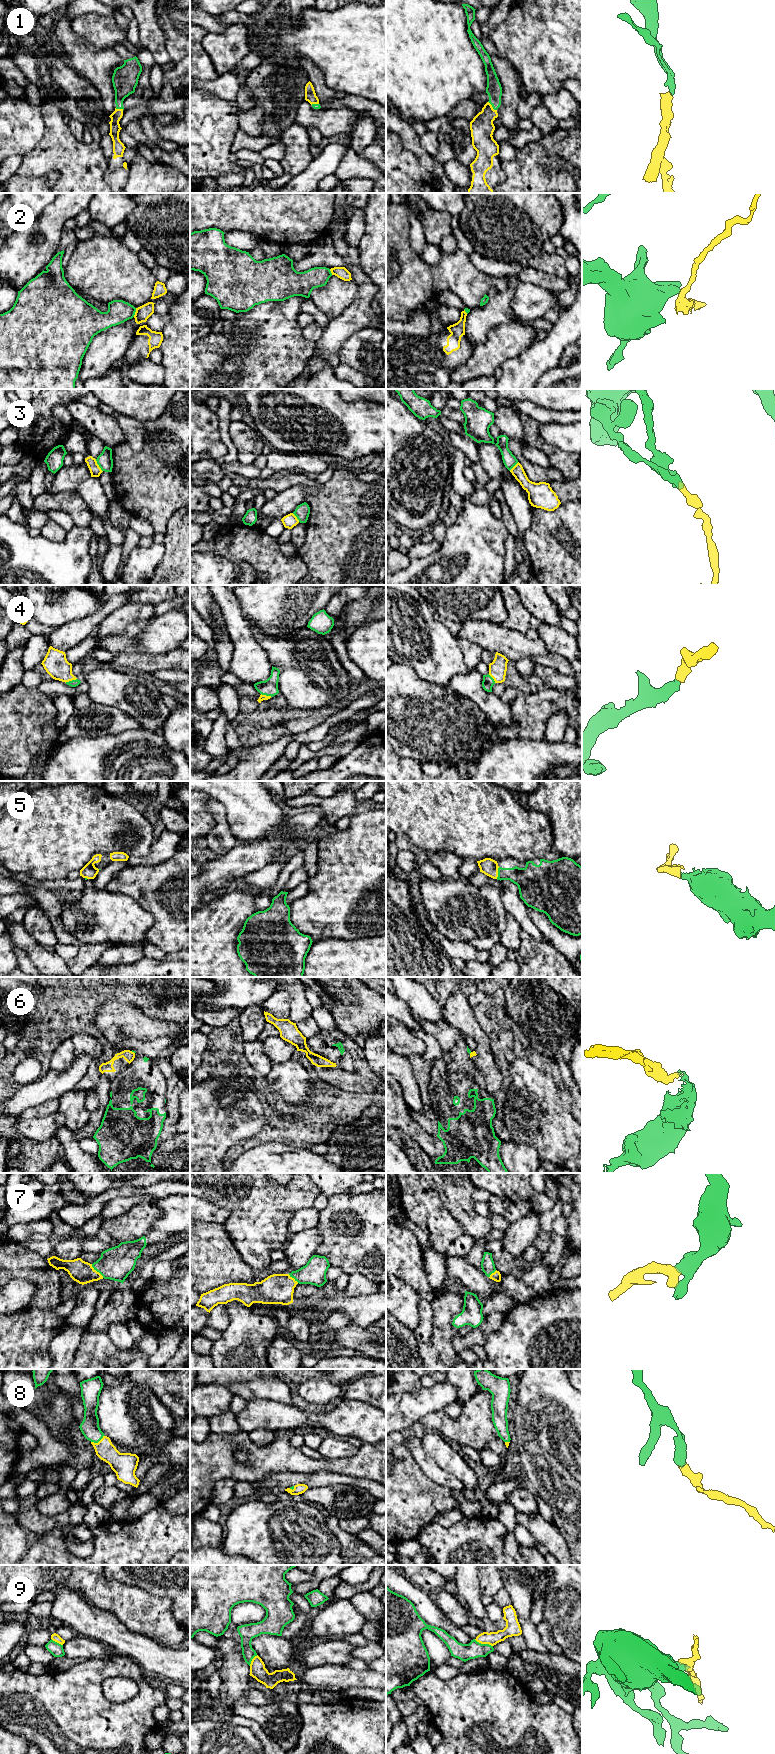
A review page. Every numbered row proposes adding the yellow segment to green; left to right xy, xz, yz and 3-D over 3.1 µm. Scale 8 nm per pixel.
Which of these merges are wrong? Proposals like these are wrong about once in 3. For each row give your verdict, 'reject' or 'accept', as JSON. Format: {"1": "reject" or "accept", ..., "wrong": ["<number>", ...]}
{"1": "accept", "2": "reject", "3": "reject", "4": "accept", "5": "accept", "6": "reject", "7": "accept", "8": "accept", "9": "reject", "wrong": ["2", "3", "6", "9"]}

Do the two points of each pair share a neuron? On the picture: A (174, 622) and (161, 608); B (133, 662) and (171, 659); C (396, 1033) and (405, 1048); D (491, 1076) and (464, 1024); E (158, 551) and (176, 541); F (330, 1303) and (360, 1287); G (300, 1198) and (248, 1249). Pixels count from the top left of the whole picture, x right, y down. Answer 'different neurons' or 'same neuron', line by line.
A: different neurons
B: same neuron
C: same neuron
D: same neuron
E: different neurons
F: different neurons
G: same neuron

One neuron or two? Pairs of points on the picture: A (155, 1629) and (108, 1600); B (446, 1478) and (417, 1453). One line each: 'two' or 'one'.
A: one
B: one

